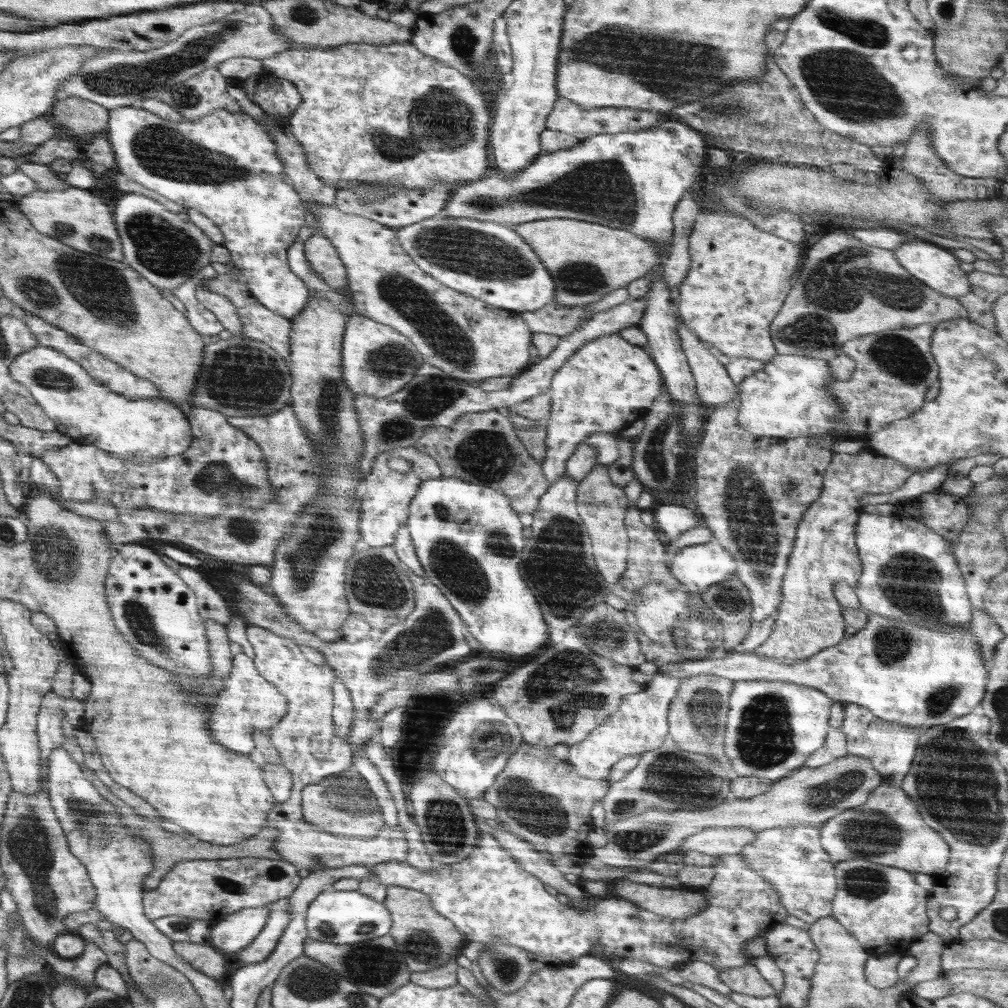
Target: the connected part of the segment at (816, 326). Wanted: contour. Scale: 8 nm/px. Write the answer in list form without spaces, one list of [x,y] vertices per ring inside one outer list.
[[[830,232],[805,249],[797,279],[770,323],[770,334],[777,355],[800,355],[829,362],[841,353],[844,343],[856,337],[919,324],[937,325],[956,318],[968,318],[966,307],[957,298],[926,288],[896,261],[893,250],[868,246],[846,232]]]

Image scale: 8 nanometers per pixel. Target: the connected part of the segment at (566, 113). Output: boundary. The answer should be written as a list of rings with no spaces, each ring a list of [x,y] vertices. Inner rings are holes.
[[[558,97],[546,120],[546,129],[576,135],[580,141],[599,134],[618,134],[619,132],[636,132],[646,130],[660,123],[659,113],[653,110],[628,107],[604,107],[584,110],[567,98]]]

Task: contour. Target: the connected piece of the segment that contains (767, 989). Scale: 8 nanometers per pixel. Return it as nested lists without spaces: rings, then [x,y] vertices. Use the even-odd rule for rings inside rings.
[[[748,964],[740,968],[719,970],[719,977],[733,992],[756,997],[768,997],[777,994],[760,973],[758,964]]]

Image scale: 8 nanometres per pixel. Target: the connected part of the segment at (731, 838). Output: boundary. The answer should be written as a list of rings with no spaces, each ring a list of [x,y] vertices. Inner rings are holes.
[[[716,827],[708,828],[682,844],[680,852],[698,850],[704,854],[719,856],[723,854],[738,854],[742,848],[756,840],[753,830],[746,827]]]

